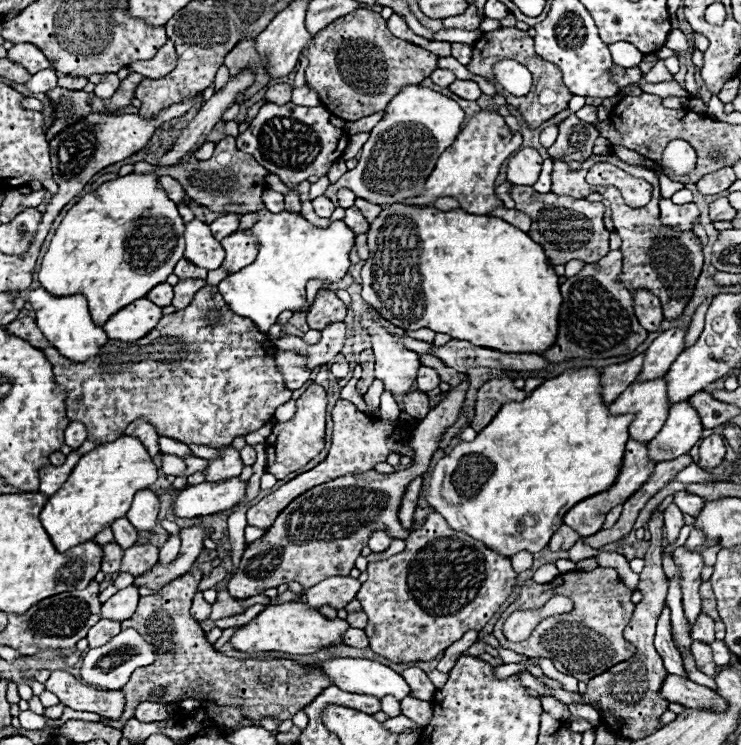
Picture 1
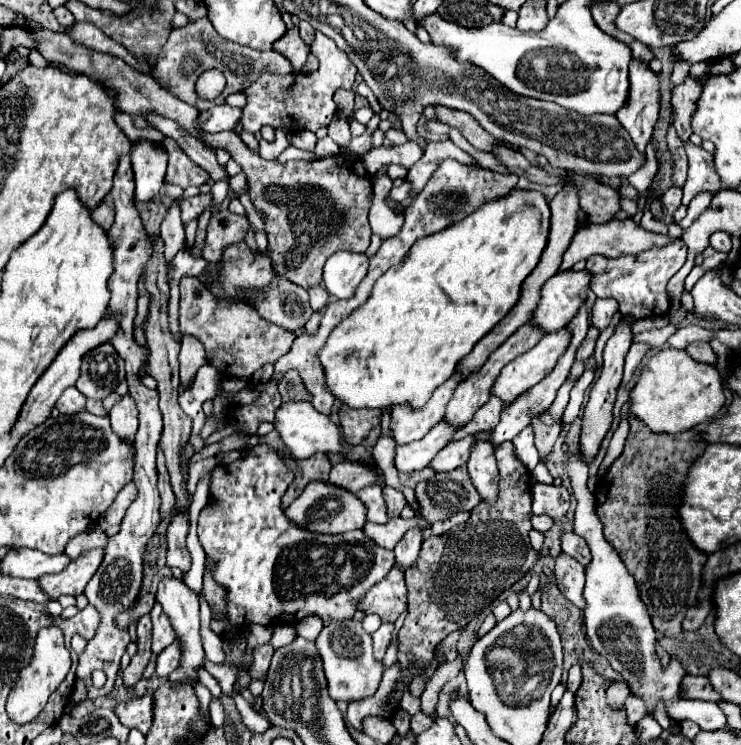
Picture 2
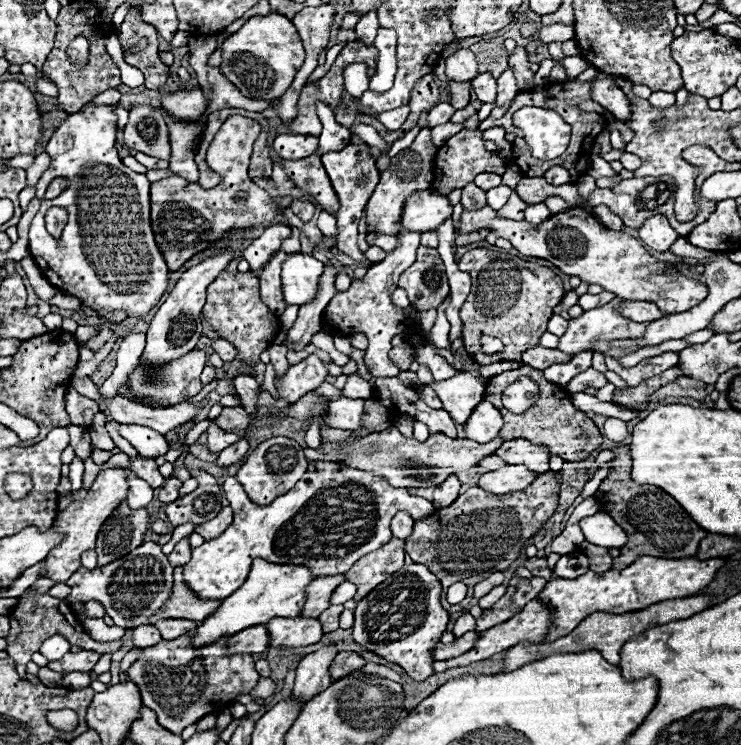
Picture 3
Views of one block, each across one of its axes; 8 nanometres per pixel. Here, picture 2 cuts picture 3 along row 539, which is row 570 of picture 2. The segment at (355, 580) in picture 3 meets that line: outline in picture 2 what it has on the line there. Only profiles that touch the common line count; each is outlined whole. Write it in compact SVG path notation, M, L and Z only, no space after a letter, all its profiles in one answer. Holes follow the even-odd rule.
M392 568L388 576L368 590L368 596L360 600L360 608L366 614L378 614L382 622L396 622L398 616L406 610L406 584L404 574L398 568Z

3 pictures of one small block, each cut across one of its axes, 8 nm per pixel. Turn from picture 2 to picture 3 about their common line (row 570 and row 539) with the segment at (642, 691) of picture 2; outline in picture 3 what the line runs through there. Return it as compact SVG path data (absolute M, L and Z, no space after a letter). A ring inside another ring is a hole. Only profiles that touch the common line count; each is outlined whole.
M598 512L594 516L582 518L580 528L590 544L604 548L622 548L628 540L626 532L608 516L608 512Z

